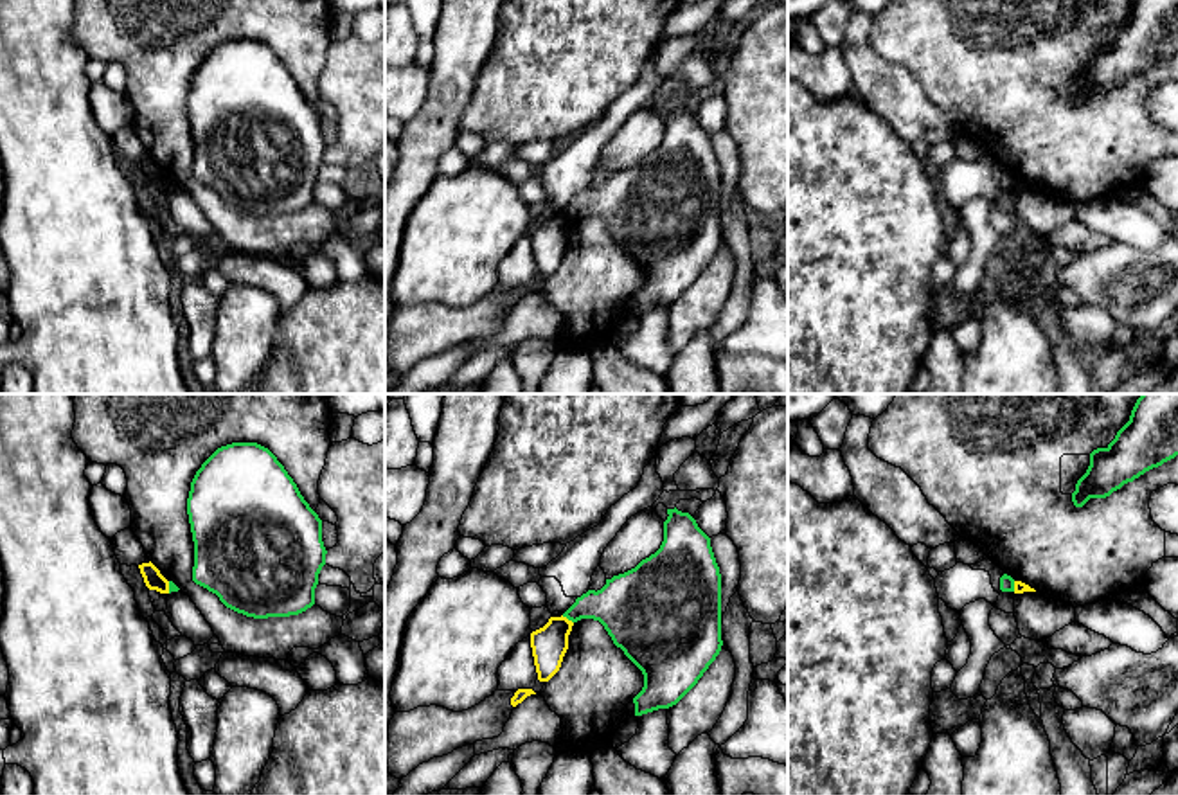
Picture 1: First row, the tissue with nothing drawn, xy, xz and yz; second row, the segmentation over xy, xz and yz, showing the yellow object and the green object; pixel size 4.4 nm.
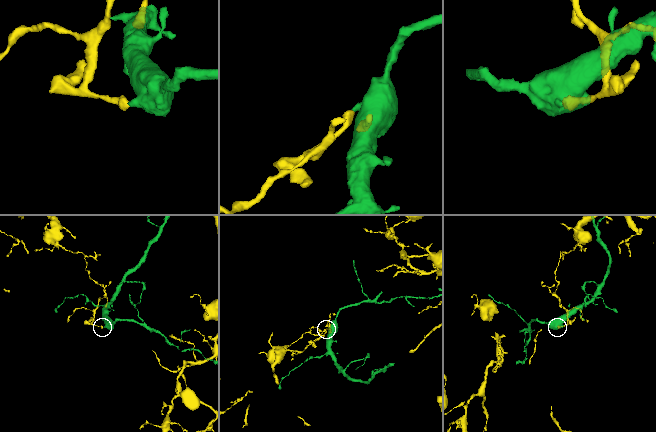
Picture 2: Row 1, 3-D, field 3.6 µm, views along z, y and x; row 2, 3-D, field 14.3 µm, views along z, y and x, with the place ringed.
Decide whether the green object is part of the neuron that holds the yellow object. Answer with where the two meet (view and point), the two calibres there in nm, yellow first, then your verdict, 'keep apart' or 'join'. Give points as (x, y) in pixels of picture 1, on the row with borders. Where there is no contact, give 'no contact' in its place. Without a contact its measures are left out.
contact xz (565, 617); calibres 160 and 220 nm; keep apart

